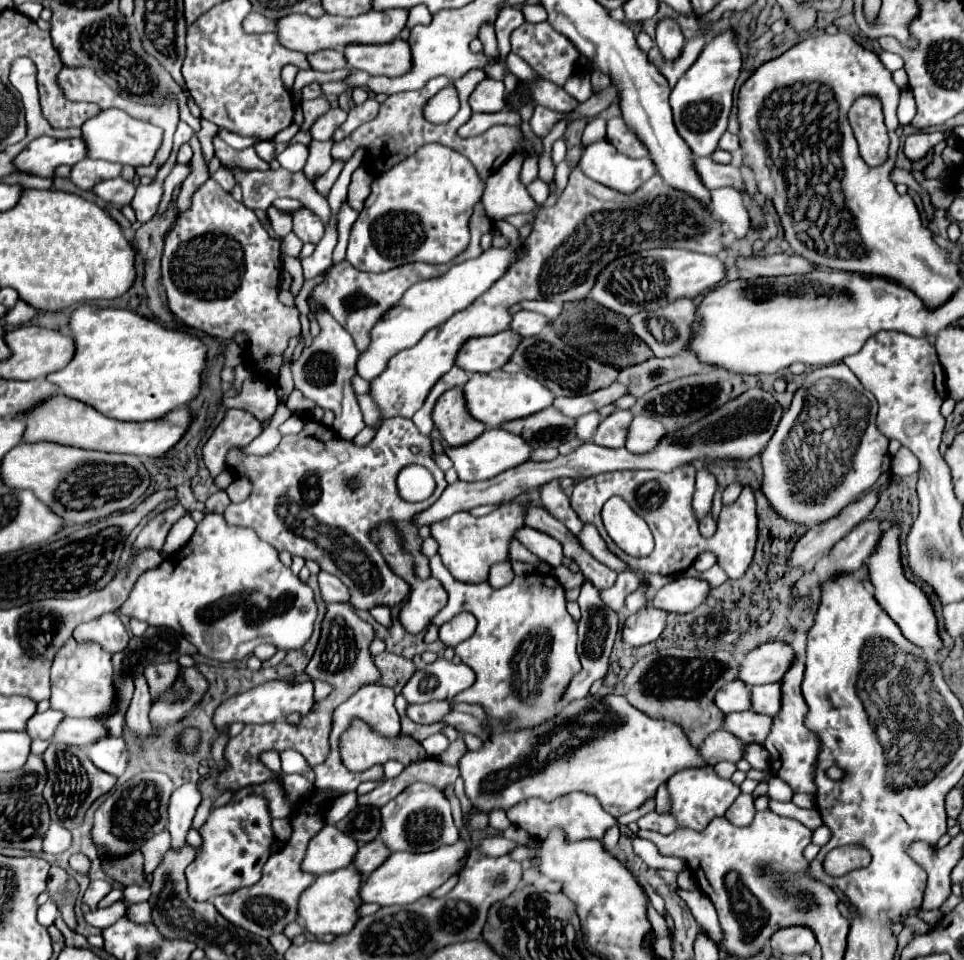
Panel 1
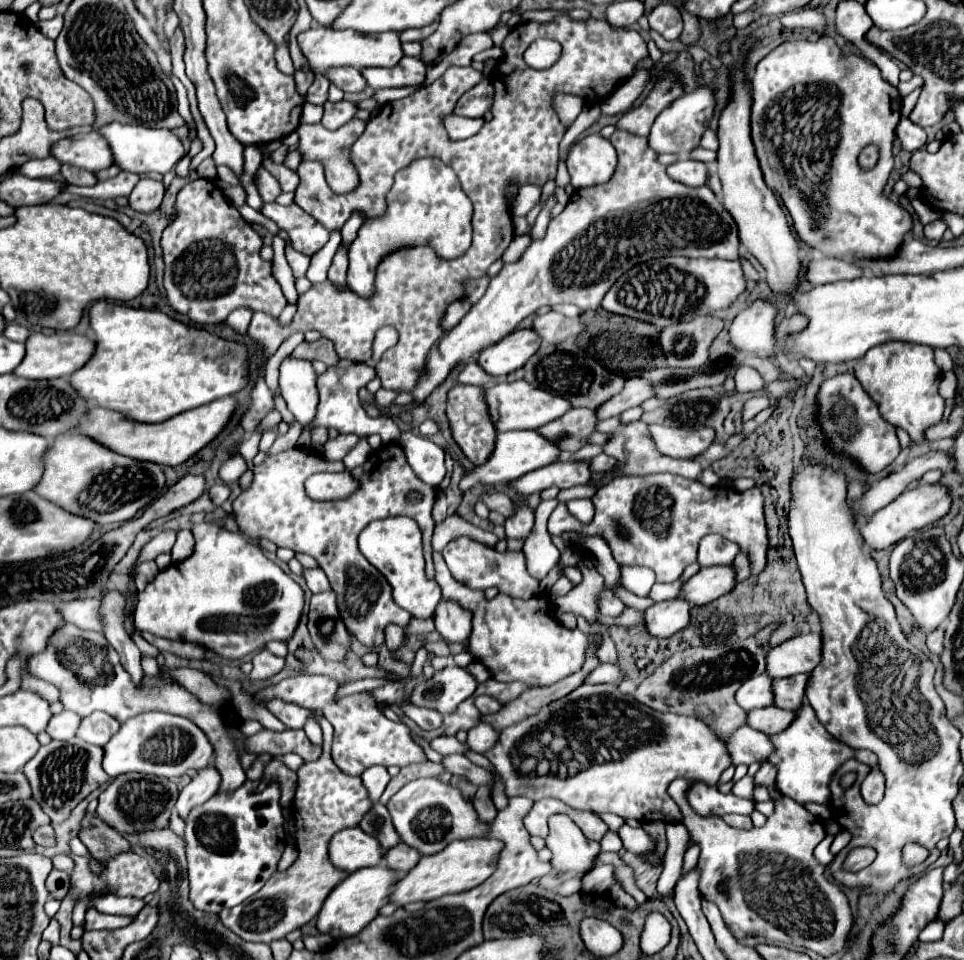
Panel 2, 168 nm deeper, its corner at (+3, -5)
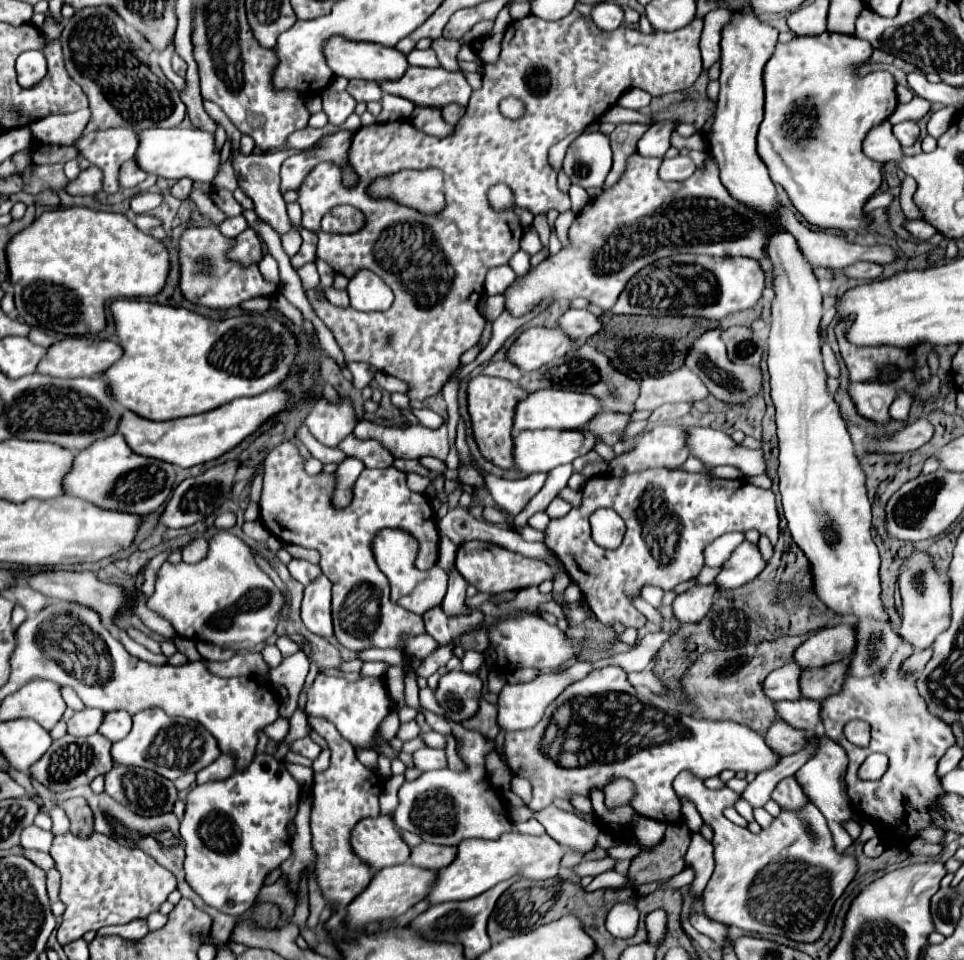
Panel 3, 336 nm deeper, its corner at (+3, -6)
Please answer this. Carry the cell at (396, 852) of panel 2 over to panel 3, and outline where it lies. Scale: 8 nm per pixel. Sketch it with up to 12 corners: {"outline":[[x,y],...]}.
{"outline":[[422,842],[410,862],[442,870],[456,858],[456,846]]}

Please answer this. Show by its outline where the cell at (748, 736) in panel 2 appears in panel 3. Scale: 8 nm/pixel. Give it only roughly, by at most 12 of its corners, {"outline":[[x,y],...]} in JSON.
{"outline":[[776,720],[764,734],[788,756],[806,746],[808,732]]}

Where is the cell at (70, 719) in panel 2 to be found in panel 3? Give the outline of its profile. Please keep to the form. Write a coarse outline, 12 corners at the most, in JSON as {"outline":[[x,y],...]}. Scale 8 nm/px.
{"outline":[[84,708],[68,720],[68,734],[96,734],[104,712]]}

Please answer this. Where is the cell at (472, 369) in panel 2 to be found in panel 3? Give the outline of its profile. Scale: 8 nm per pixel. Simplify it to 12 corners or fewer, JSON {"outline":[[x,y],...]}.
{"outline":[[488,362],[486,376],[500,376],[510,382],[522,378],[512,362]]}

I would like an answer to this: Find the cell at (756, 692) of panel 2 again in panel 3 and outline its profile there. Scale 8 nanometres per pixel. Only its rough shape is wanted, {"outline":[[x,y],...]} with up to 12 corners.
{"outline":[[796,662],[774,670],[764,692],[774,700],[802,698]]}

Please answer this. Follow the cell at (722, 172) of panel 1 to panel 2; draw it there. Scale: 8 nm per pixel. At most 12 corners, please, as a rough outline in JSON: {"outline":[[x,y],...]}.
{"outline":[[680,159],[668,165],[670,179],[688,187],[708,183],[702,161]]}

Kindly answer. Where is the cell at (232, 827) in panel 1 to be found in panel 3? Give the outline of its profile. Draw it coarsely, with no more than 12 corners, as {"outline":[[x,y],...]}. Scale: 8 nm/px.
{"outline":[[270,754],[198,784],[186,882],[238,918],[292,854],[300,782]]}

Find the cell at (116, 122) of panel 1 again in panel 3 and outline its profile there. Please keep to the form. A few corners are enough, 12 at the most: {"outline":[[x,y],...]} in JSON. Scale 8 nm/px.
{"outline":[[198,128],[140,132],[148,174],[212,184],[220,150]]}

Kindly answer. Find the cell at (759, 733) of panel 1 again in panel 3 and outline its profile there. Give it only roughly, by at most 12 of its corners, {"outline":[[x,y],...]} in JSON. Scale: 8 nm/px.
{"outline":[[782,700],[780,718],[814,734],[822,722],[822,702]]}

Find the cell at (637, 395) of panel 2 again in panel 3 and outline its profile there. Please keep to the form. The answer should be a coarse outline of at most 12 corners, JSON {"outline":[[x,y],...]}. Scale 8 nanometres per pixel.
{"outline":[[688,366],[644,378],[636,410],[698,402],[708,390]]}

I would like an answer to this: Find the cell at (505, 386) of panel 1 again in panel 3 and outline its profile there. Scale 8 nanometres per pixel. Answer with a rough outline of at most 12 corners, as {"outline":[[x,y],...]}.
{"outline":[[538,390],[516,406],[514,430],[586,426],[592,394]]}

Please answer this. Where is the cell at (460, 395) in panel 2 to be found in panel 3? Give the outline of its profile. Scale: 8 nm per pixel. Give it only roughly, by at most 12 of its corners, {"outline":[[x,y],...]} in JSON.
{"outline":[[476,376],[468,412],[486,460],[514,464],[516,382]]}

